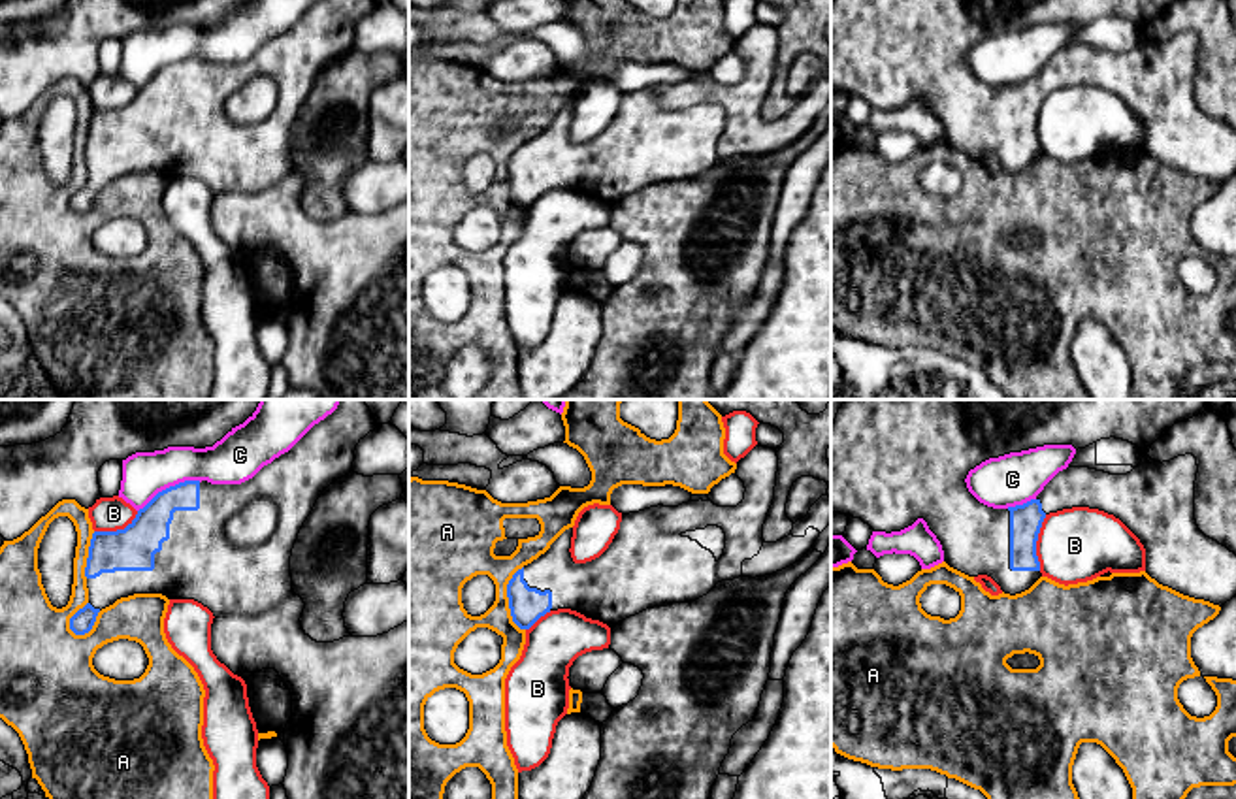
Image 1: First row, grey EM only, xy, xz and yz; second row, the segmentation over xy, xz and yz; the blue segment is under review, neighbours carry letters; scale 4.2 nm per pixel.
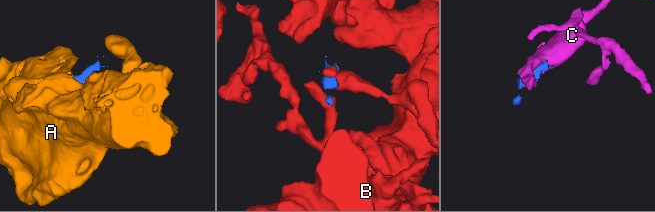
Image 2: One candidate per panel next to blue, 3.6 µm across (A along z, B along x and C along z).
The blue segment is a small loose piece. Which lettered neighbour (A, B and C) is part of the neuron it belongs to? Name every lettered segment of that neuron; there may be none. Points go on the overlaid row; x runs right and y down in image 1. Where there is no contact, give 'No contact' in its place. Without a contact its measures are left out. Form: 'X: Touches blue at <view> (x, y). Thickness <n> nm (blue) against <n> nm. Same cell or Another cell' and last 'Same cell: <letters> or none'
A: Touches blue at xz (507, 596). Thickness 150 nm (blue) against 200 nm. Another cell
B: Touches blue at yz (1035, 543). Thickness 140 nm (blue) against 320 nm. Another cell
C: Touches blue at xy (170, 487). Thickness 170 nm (blue) against 190 nm. Another cell
Same cell: none

